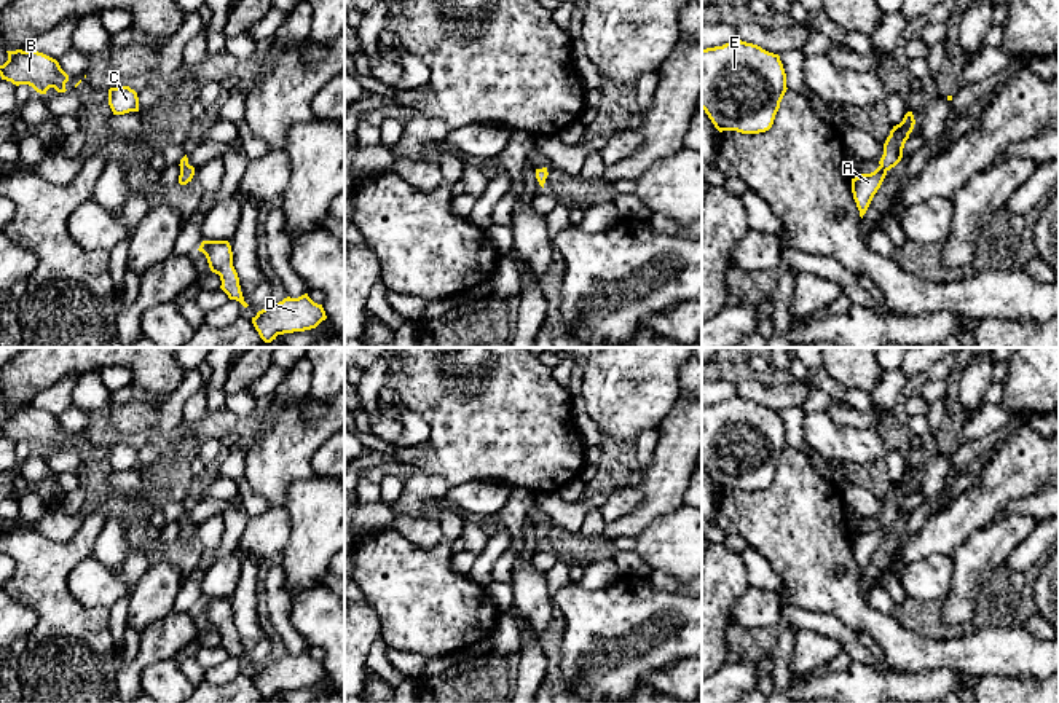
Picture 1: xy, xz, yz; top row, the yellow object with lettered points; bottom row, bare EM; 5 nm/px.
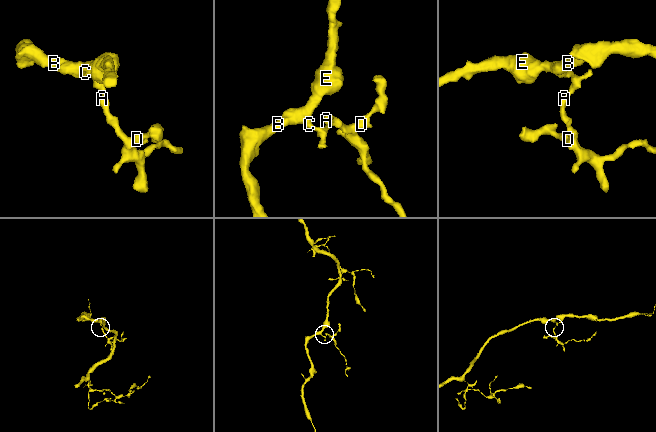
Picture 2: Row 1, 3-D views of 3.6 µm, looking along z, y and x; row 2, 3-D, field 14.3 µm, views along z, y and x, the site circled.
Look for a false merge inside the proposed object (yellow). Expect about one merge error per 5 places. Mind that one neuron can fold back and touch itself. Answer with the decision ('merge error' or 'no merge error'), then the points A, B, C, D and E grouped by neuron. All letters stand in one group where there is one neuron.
no merge error; A B C D E

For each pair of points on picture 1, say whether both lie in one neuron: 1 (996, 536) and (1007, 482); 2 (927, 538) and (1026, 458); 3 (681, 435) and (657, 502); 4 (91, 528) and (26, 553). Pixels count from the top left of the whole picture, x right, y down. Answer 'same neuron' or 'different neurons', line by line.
1: different neurons
2: same neuron
3: same neuron
4: same neuron

